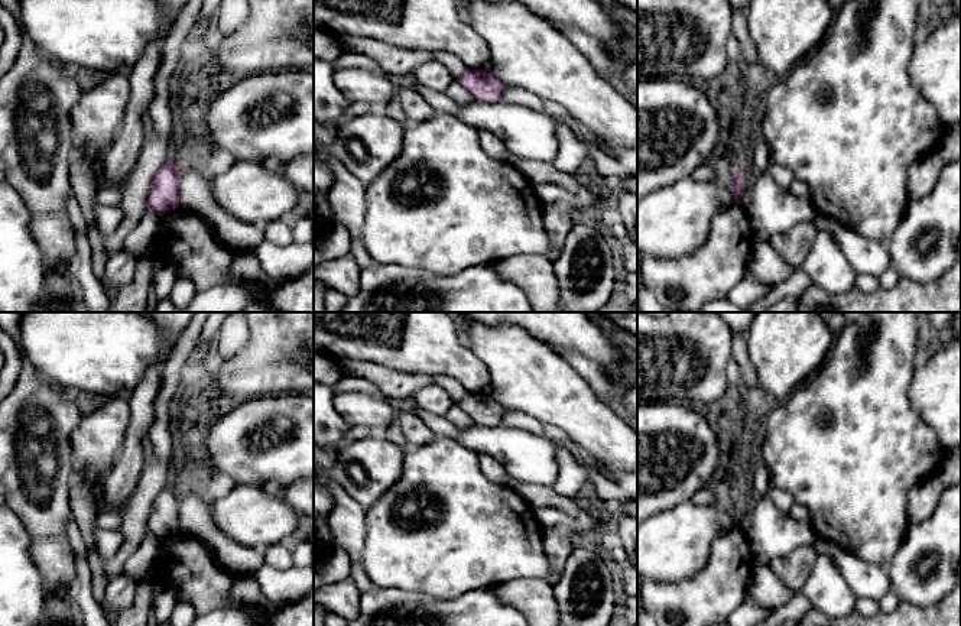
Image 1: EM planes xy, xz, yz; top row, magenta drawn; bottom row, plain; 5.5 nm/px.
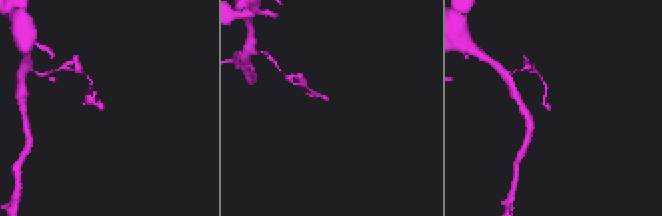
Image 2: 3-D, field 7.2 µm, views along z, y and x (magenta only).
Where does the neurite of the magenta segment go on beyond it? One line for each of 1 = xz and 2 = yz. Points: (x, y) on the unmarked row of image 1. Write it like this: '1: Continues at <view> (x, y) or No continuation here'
1: No continuation here
2: No continuation here

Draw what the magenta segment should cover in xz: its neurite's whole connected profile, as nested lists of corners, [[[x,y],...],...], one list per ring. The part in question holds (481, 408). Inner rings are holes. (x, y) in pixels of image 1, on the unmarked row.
[[[470,393],[457,403],[474,424],[484,426],[497,426],[506,413],[506,409],[494,399],[491,393]]]

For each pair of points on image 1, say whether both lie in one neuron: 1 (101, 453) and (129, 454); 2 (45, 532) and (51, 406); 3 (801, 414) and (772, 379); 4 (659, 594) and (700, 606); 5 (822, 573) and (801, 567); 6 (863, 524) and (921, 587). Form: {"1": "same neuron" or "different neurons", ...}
{"1": "different neurons", "2": "same neuron", "3": "different neurons", "4": "same neuron", "5": "different neurons", "6": "different neurons"}

